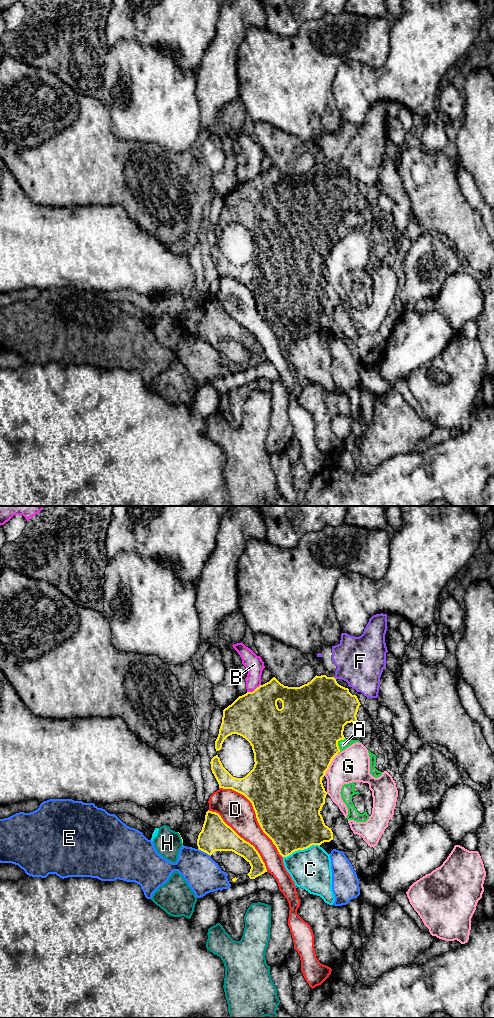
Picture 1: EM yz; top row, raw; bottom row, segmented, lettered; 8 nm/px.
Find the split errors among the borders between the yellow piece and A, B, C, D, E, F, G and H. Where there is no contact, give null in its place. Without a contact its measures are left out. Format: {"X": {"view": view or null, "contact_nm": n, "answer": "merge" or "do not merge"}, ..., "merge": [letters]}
{"A": {"view": "yz", "contact_nm": 140, "answer": "merge"}, "B": {"view": "yz", "contact_nm": 130, "answer": "do not merge"}, "C": {"view": "yz", "contact_nm": 320, "answer": "do not merge"}, "D": {"view": "yz", "contact_nm": 750, "answer": "do not merge"}, "E": {"view": "yz", "contact_nm": 120, "answer": "do not merge"}, "F": {"view": "yz", "contact_nm": 30, "answer": "do not merge"}, "G": {"view": "yz", "contact_nm": 220, "answer": "do not merge"}, "H": {"view": "yz", "contact_nm": 100, "answer": "do not merge"}, "merge": ["A"]}

